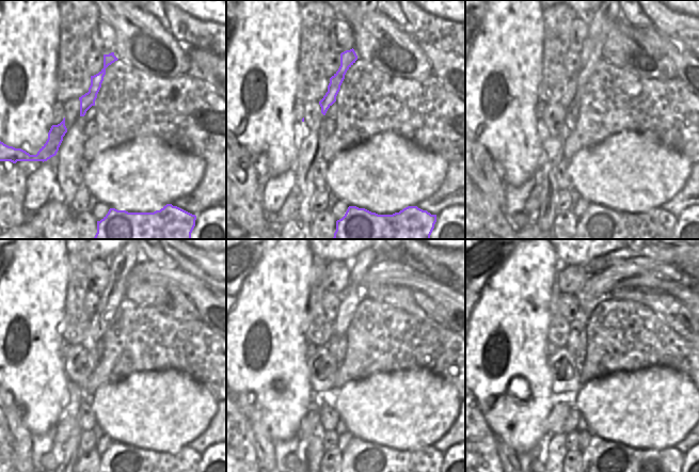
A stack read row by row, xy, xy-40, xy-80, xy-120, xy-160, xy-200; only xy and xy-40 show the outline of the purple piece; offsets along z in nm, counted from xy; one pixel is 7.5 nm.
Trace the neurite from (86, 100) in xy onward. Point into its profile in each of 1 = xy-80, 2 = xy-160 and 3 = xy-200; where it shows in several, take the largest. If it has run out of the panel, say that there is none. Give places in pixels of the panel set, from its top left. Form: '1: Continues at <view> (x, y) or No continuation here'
1: Continues at xy-80 (591, 53)
2: Continues at xy-160 (354, 293)
3: Continues at xy-200 (580, 323)

